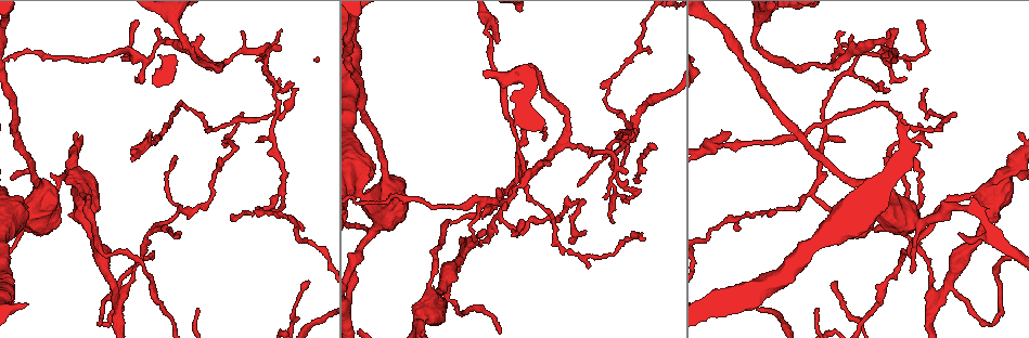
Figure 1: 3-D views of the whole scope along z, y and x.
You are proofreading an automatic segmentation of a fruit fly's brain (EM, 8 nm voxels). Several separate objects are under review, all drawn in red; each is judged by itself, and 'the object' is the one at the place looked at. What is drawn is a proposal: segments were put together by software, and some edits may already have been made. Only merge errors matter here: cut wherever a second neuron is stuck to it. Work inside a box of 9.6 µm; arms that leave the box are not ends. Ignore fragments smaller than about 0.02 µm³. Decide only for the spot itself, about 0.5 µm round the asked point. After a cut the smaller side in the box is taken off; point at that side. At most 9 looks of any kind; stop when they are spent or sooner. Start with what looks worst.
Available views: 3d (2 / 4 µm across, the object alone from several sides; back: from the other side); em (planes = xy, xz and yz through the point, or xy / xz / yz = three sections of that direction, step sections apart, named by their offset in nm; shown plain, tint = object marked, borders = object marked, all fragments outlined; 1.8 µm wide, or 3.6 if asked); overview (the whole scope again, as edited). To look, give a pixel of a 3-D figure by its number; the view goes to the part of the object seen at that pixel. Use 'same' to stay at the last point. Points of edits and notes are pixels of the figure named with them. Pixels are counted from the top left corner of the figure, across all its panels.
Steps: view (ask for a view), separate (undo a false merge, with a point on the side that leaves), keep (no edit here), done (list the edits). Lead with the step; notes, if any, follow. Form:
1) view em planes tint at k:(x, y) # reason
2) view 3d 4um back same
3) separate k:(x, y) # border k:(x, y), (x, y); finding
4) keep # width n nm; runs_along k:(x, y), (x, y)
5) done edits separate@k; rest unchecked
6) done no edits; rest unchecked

view em planes tint at 1:(943, 290) # thin arm on a thick one

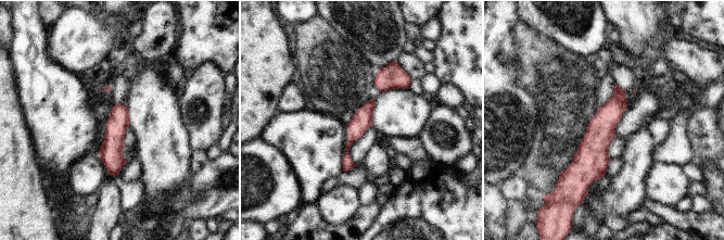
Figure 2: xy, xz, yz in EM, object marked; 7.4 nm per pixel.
keep # one neuron here

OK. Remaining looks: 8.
view em planes tint at 1:(281, 195) # a fork

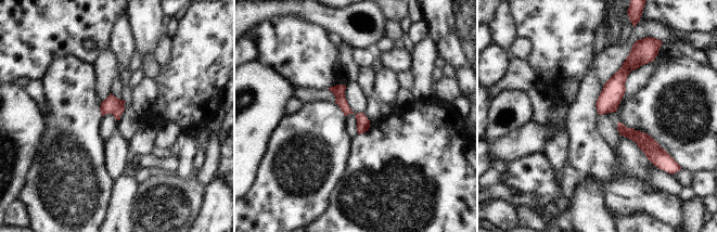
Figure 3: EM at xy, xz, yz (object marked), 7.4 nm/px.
keep # width 100 nm; one neuron here

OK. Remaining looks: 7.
view em planes tint at 1:(616, 169) # a fork

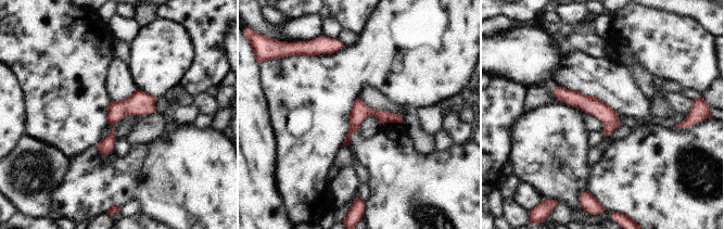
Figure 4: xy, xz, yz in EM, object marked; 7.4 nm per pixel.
keep # one neuron here

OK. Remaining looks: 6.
view em planes tint at 1:(417, 319) # sharp bend

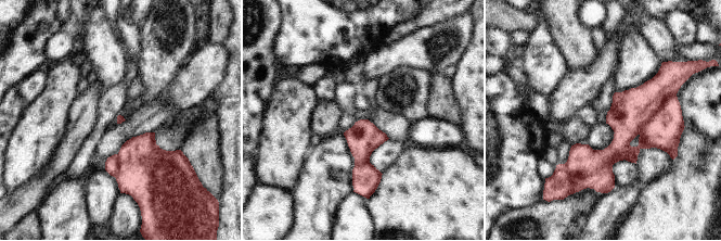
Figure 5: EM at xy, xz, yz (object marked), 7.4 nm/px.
separate 5:(664, 130) # two neurons meet here

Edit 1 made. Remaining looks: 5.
done edits separate@5; rest unchecked

